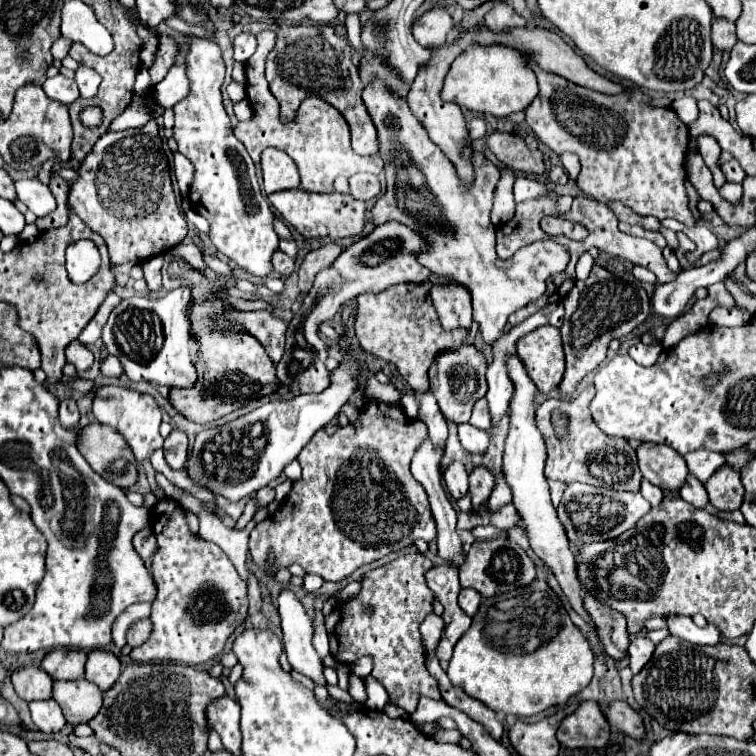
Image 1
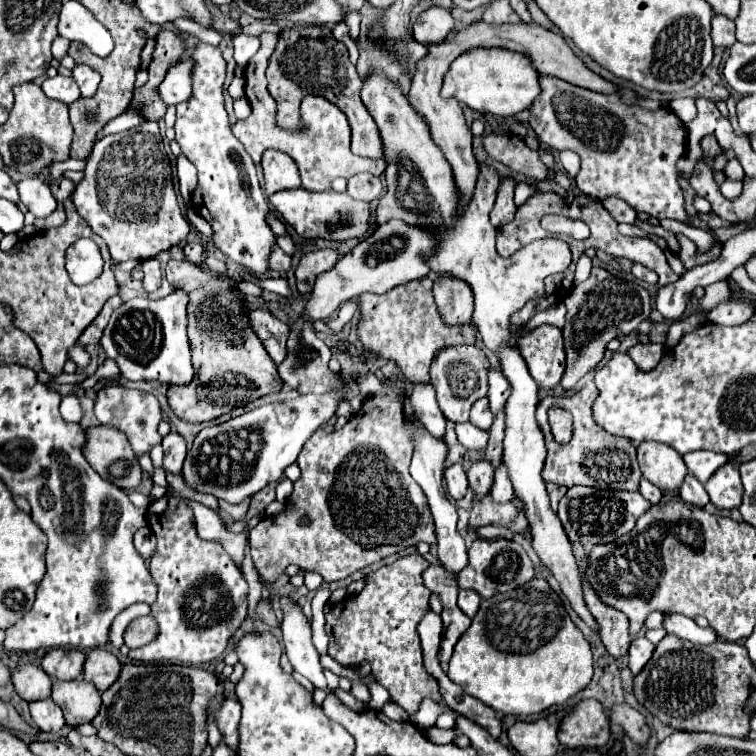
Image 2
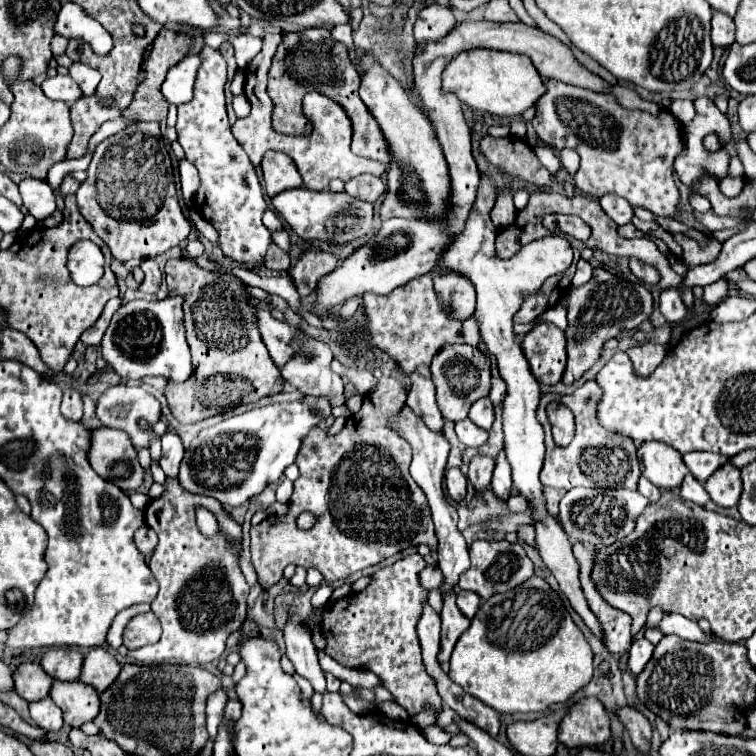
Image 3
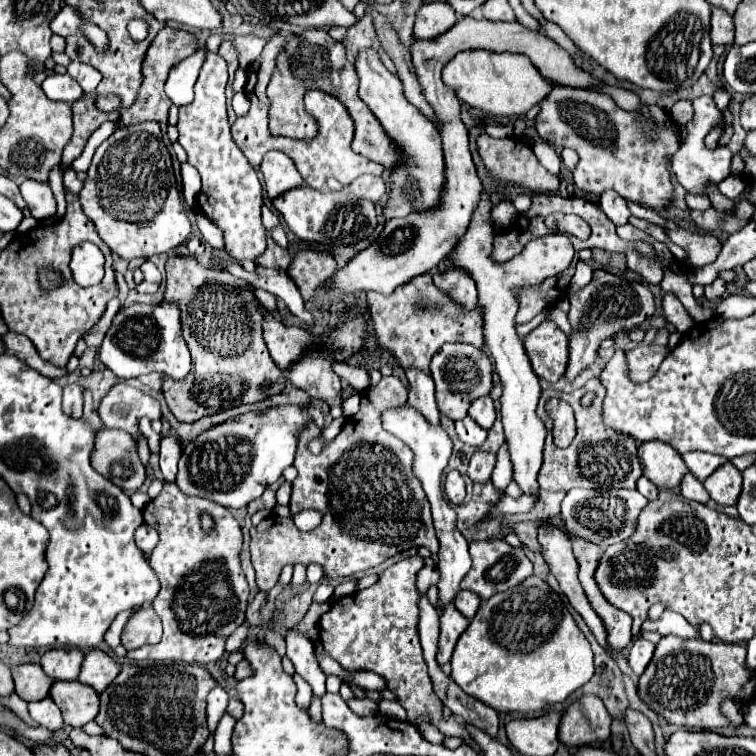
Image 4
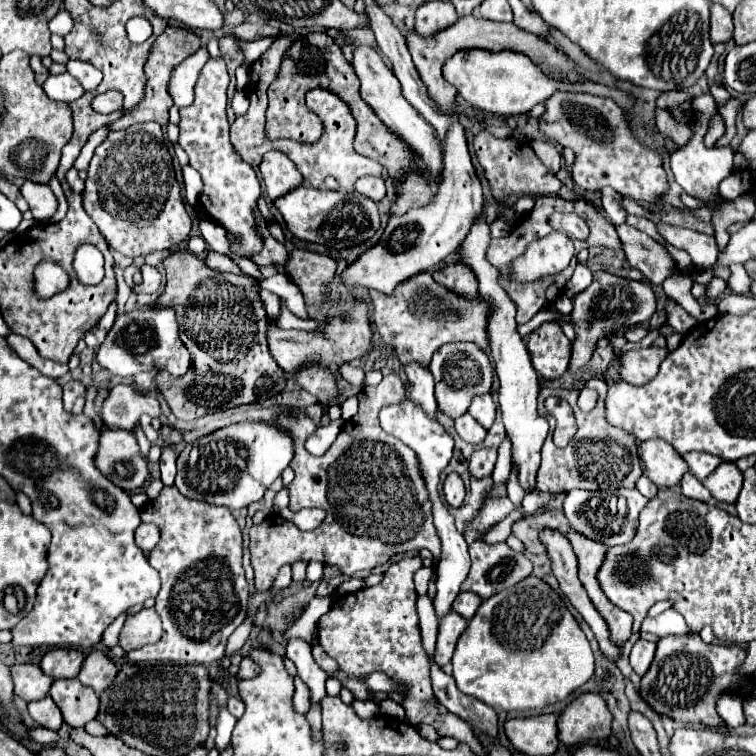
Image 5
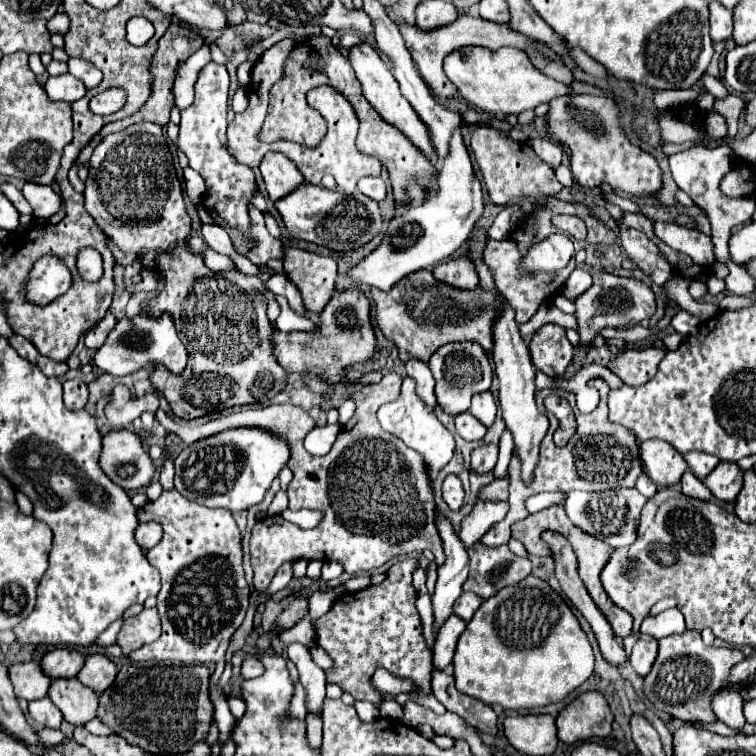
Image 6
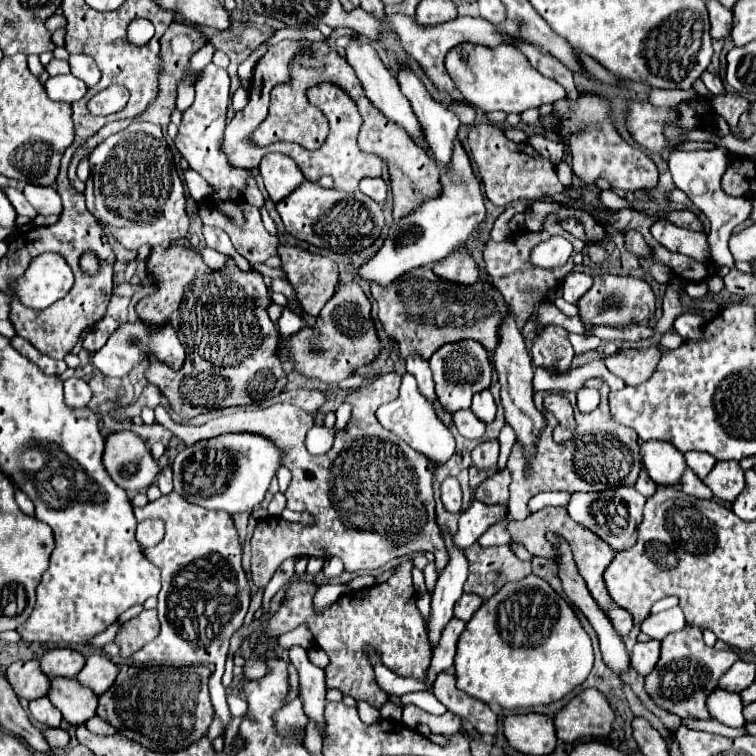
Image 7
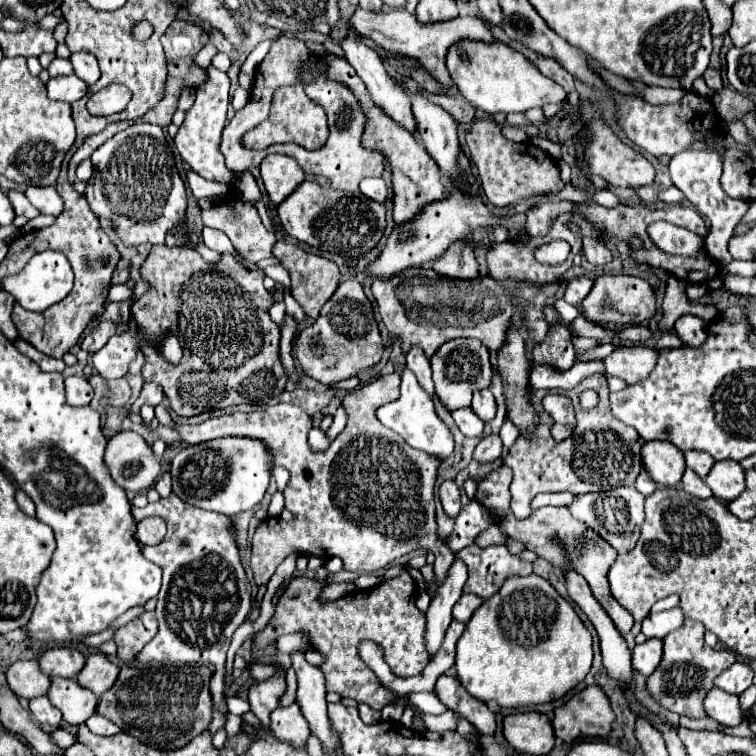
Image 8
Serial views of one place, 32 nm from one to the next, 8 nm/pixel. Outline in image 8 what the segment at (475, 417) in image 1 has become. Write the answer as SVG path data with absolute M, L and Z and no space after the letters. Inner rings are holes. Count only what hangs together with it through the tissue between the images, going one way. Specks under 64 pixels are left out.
M476 390L472 396L472 410L484 420L490 422L496 416L496 400L492 396L492 392L486 390Z

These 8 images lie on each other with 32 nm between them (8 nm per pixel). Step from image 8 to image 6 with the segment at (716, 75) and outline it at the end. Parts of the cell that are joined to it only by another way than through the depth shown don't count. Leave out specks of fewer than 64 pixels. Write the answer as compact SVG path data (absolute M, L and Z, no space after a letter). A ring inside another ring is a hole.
M704 74L702 80L704 80L706 90L708 90L714 98L726 98L726 96L728 96L728 90L724 88L724 84L722 84L720 78L714 78L714 76L710 76L710 74Z

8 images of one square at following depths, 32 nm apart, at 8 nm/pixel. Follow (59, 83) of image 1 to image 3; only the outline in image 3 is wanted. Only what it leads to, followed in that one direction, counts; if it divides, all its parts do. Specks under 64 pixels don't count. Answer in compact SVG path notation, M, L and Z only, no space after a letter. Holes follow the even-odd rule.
M62 74L46 78L42 82L42 90L50 100L62 100L66 104L72 104L82 96L80 86L70 76L62 76Z

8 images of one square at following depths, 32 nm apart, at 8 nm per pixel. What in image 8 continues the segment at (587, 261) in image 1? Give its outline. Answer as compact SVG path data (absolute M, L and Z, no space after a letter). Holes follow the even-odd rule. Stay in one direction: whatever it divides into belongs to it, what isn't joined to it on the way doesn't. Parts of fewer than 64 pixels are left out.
M585 276L570 280L568 288L566 288L566 294L564 294L564 300L572 306L580 306L580 302L588 295L592 286L593 281Z

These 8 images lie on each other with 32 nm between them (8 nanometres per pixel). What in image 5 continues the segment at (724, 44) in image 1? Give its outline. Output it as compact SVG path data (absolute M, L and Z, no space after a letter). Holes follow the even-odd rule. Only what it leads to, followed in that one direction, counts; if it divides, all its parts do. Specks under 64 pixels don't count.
M710 4L710 40L712 44L718 44L718 42L728 42L732 40L732 32L734 32L734 26L732 26L732 14L722 8L720 4Z

